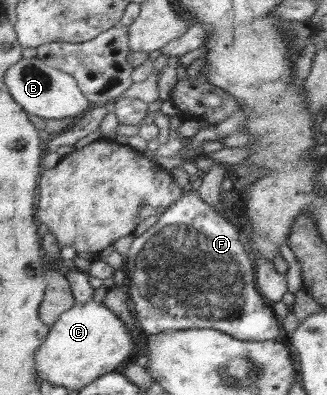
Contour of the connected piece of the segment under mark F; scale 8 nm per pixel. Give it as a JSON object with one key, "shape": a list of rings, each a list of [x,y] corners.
{"shape":[[[197,191],[183,192],[143,235],[131,244],[123,260],[126,273],[125,290],[133,301],[135,317],[145,334],[189,328],[216,329],[234,338],[249,341],[275,340],[281,332],[272,306],[265,304],[256,286],[254,257],[247,250],[242,234],[226,219],[207,205]]]}

